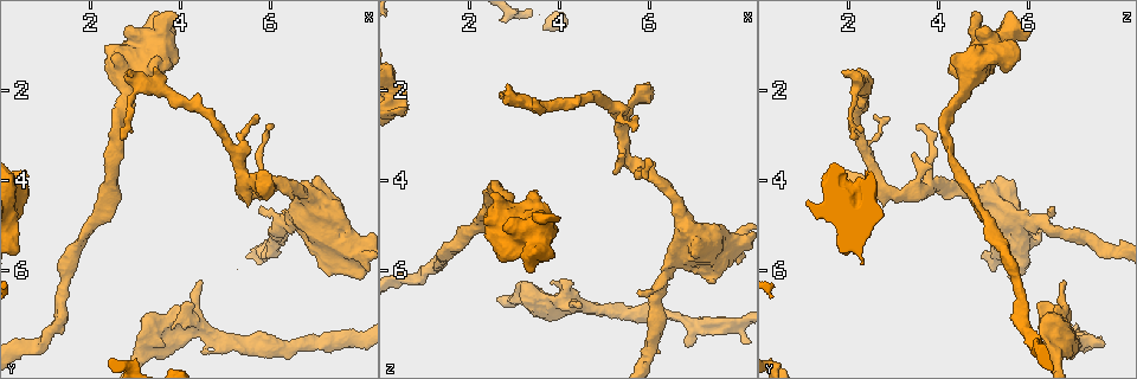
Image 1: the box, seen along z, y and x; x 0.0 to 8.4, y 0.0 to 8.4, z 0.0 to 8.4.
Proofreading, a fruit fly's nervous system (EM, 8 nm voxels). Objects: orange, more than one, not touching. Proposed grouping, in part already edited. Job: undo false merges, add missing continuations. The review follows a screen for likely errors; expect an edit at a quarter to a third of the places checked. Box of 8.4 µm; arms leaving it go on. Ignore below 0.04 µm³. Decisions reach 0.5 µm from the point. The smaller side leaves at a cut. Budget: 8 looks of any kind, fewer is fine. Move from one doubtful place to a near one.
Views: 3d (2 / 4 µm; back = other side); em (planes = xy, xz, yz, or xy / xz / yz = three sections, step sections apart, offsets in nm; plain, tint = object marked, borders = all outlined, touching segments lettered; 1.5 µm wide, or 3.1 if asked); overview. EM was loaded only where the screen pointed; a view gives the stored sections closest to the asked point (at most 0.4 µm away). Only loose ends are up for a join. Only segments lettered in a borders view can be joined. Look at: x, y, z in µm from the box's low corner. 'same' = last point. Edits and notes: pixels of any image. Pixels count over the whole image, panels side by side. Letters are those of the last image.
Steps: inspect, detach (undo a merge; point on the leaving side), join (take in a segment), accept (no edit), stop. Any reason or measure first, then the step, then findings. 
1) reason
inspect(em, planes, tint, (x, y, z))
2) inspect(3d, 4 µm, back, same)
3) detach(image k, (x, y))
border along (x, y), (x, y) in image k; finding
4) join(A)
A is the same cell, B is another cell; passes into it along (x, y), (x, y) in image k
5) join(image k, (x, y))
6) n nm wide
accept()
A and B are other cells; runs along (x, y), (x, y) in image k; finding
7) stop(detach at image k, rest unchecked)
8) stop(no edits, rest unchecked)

branch stops here
inspect(3d, 4 µm, (6.80, 7.65, 7.60))

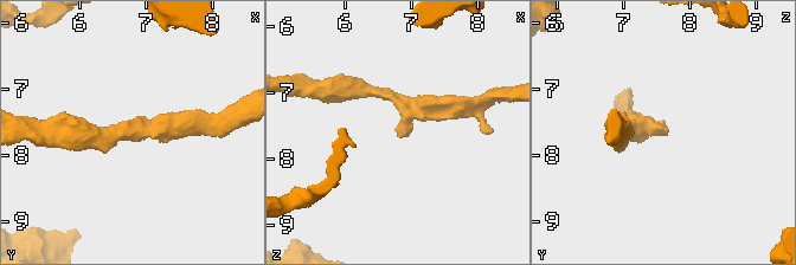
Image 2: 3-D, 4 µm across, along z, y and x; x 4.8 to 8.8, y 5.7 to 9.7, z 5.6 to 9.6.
arms of 190, 320 nm
inspect(em, 3.1 µm, xz, step 16, borders, (6.80, 7.70, 7.70))

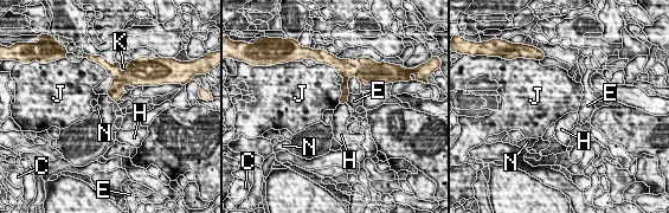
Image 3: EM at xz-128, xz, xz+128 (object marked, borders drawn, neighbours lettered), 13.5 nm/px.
accept()
C, E, H, J, K and N are other cells; runs along (345, 73), (345, 97), (341, 101) in image 3; none of them fits

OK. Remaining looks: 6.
free end
inspect(em, planes, borders, (4.40, 6.35, 6.85))

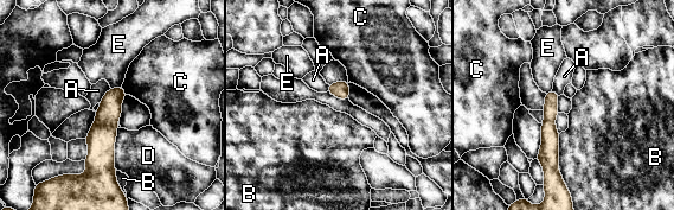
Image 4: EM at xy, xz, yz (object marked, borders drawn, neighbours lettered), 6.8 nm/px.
accept()
A, B, C, D and E are other cells; border along (110, 88), (100, 101) in image 4; no lettered segment goes on from it

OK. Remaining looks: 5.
branch stops here
inspect(3d, 4 µm, (5.95, 4.35, 2.20))

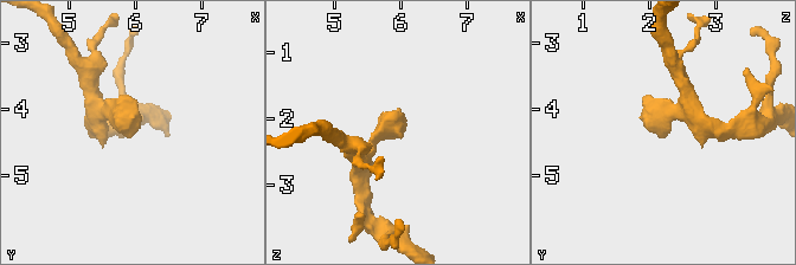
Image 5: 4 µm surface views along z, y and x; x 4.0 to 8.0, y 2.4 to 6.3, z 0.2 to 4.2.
inspect(em, planes, borders, (5.95, 4.35, 2.20))

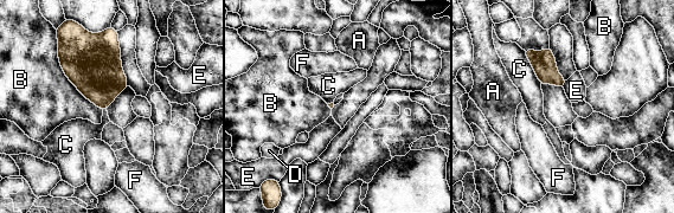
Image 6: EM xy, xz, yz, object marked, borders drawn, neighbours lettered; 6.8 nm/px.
accept()
A, B, C, D, E and F are other cells; border along (566, 81), (563, 88) in image 6; none of them fits

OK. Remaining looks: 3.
stop(no edits, rest unchecked)

